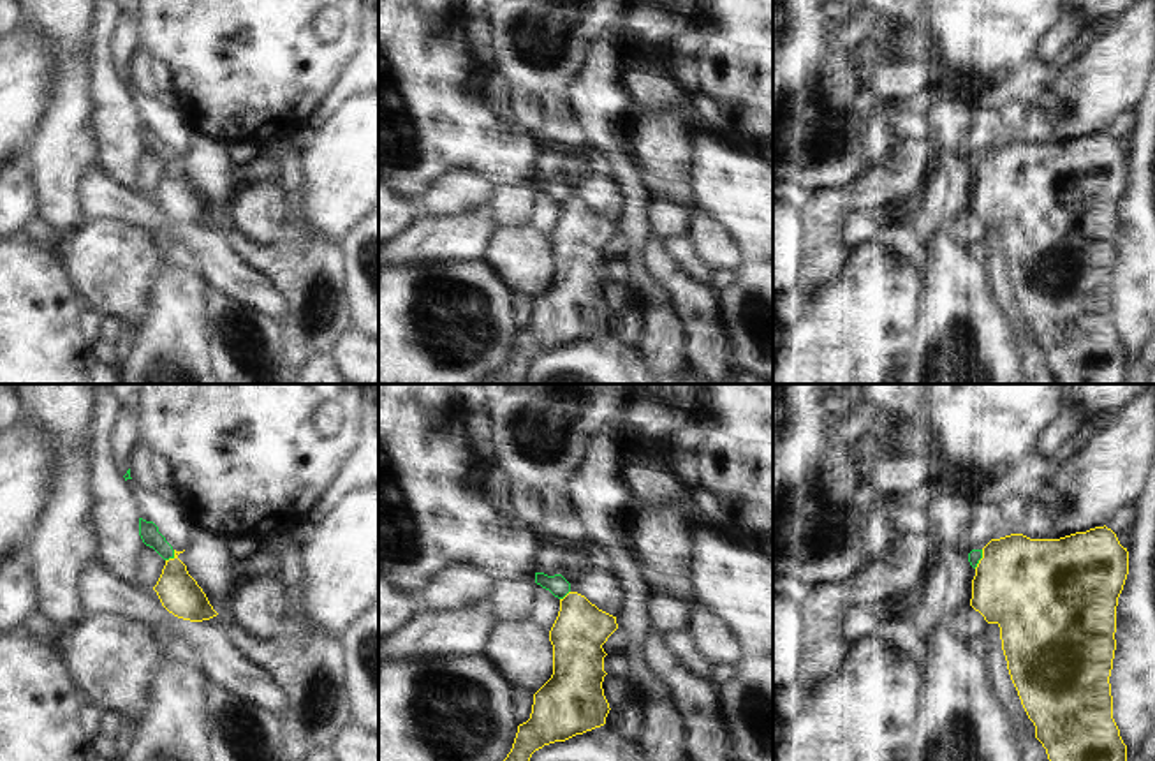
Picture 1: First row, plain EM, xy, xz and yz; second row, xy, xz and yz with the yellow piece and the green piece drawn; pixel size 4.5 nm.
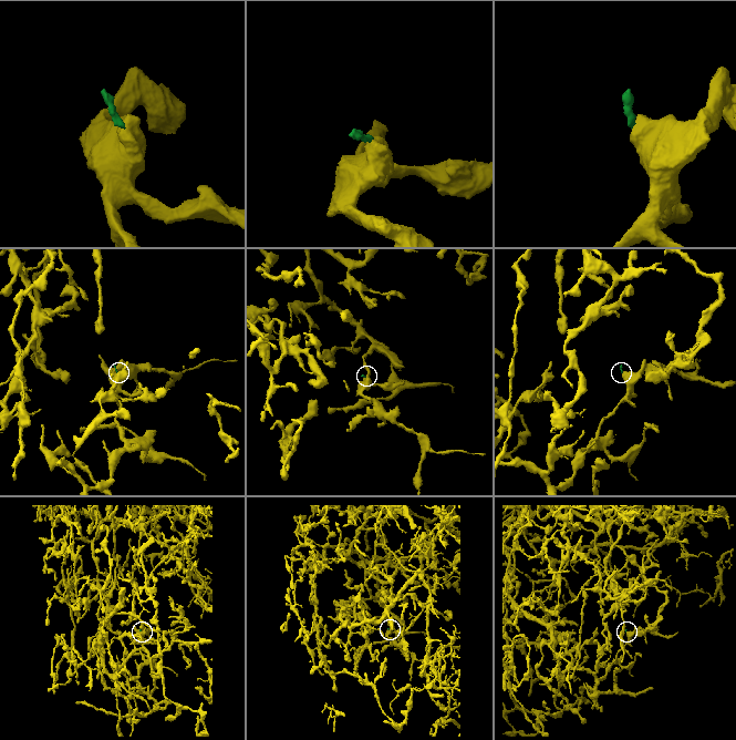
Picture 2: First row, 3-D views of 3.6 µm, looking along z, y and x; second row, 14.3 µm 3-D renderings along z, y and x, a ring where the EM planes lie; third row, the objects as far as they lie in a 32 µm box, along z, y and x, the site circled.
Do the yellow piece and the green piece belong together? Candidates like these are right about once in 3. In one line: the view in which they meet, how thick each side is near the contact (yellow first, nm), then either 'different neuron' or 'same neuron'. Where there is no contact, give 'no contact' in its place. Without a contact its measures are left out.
yz | 440/60 nm | different neuron

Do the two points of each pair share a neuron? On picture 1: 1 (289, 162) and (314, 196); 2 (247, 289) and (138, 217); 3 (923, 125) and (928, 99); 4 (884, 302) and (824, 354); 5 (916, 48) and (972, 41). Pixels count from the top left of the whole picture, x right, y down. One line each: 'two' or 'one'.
1: two
2: one
3: two
4: one
5: one

